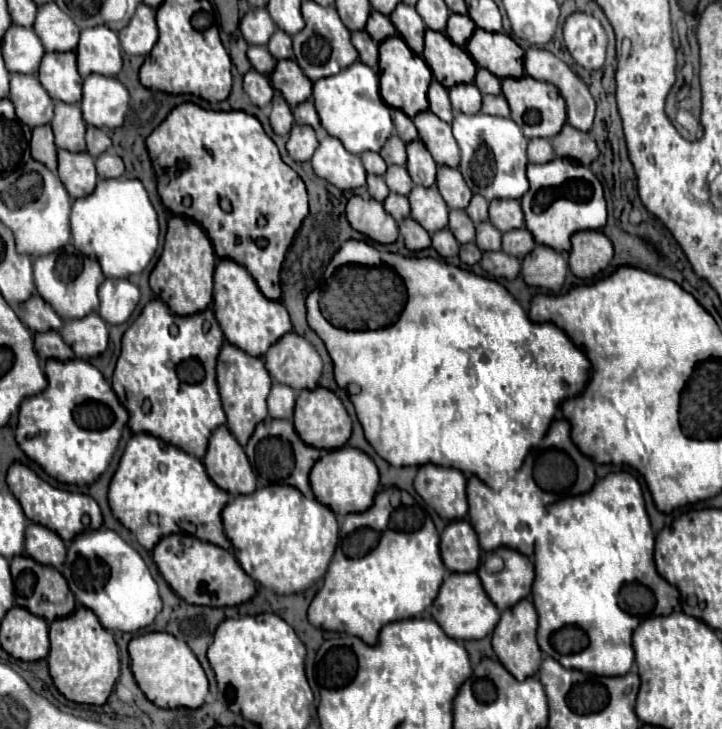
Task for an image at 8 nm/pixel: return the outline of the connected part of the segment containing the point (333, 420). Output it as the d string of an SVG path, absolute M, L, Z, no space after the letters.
M315 388L311 392L301 392L295 406L295 430L299 432L301 440L313 448L321 450L335 450L345 446L351 436L351 418L343 406L343 402L327 388Z

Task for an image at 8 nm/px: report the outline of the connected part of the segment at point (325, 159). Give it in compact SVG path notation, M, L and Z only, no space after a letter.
M329 134L321 136L319 148L315 150L311 164L313 172L319 178L331 182L341 190L353 190L365 184L365 168L359 156L347 152L345 146Z

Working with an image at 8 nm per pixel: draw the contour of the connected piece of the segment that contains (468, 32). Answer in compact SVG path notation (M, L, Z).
M451 14L451 20L447 22L447 30L445 30L445 34L455 42L455 44L459 44L461 48L465 48L467 46L467 40L473 36L473 32L475 32L475 22L467 16L467 14Z

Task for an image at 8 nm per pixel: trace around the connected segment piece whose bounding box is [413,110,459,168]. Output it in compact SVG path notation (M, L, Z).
M419 112L413 118L417 130L421 130L421 140L435 158L439 166L459 168L459 146L451 132L451 124L439 120L433 112Z

